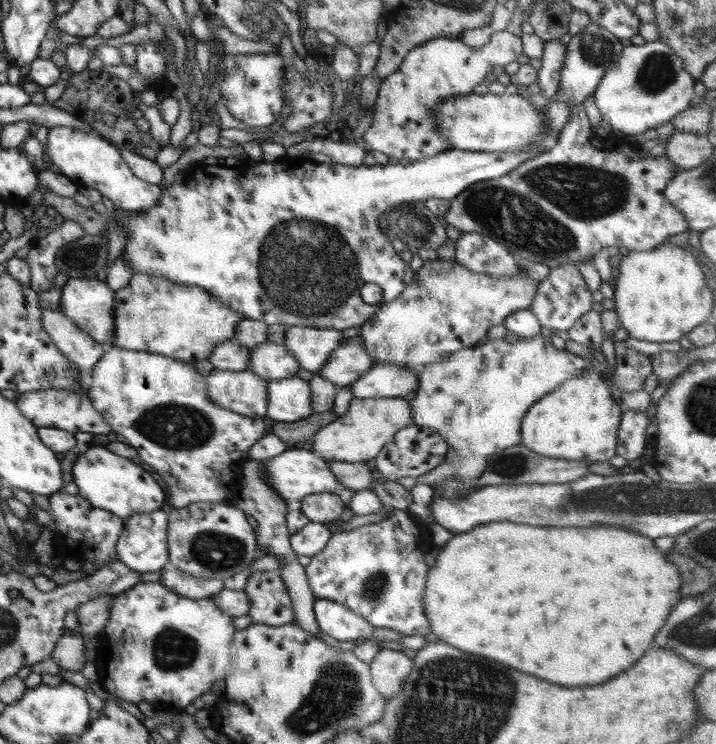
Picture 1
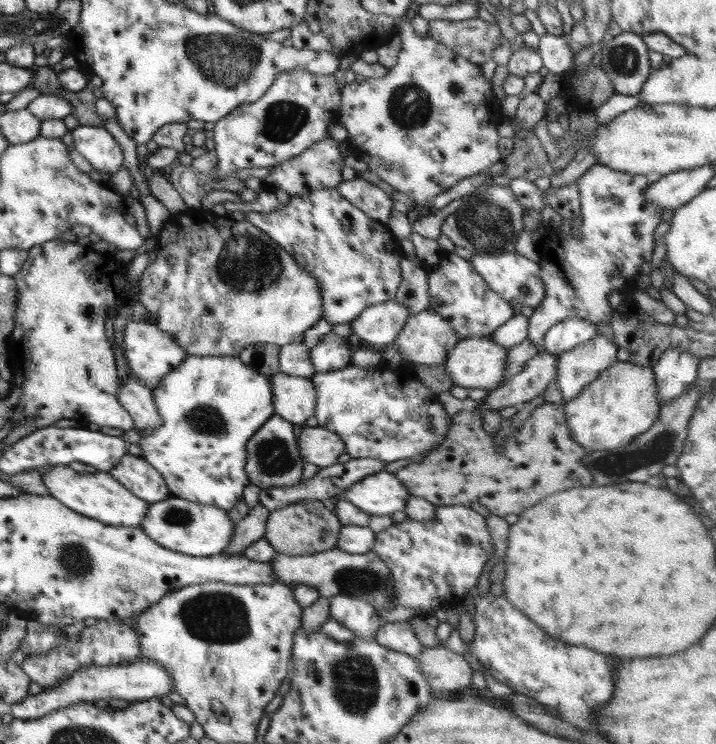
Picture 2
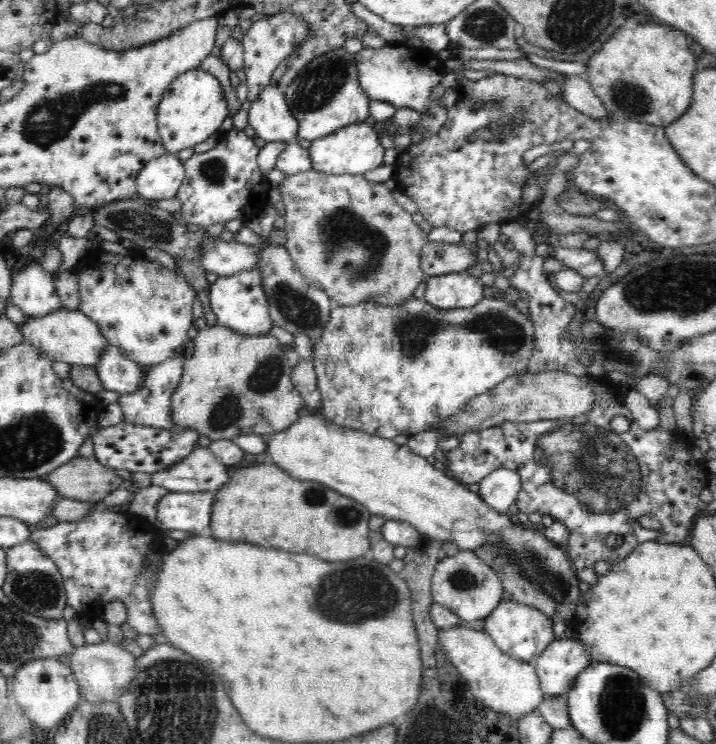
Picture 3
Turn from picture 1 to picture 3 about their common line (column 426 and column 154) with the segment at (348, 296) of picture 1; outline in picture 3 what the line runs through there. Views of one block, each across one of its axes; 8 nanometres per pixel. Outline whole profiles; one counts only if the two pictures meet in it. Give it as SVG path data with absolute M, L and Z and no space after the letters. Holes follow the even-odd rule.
M166 153L147 162L138 173L137 195L148 200L168 200L177 196L186 167L176 153Z

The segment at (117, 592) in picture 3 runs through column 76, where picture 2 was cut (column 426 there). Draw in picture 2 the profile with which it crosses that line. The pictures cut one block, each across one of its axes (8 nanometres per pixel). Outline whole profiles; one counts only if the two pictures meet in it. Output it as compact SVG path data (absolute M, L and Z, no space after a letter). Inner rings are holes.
M468 505L442 506L435 510L435 517L427 521L408 519L401 523L392 523L389 528L376 533L374 544L370 547L380 560L387 564L393 580L394 607L422 608L438 606L466 594L477 591L478 578L492 554L492 537L486 527L485 518Z

